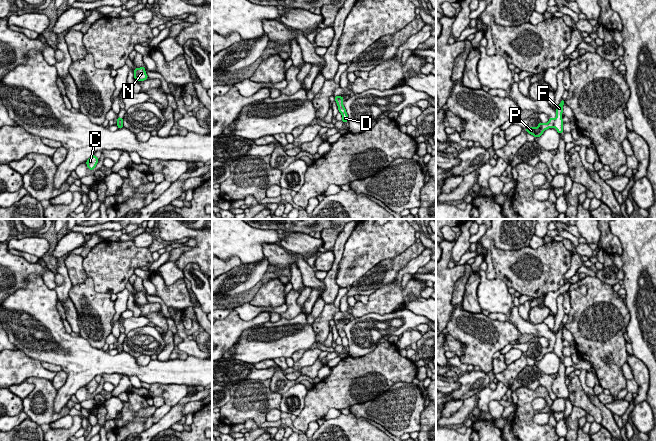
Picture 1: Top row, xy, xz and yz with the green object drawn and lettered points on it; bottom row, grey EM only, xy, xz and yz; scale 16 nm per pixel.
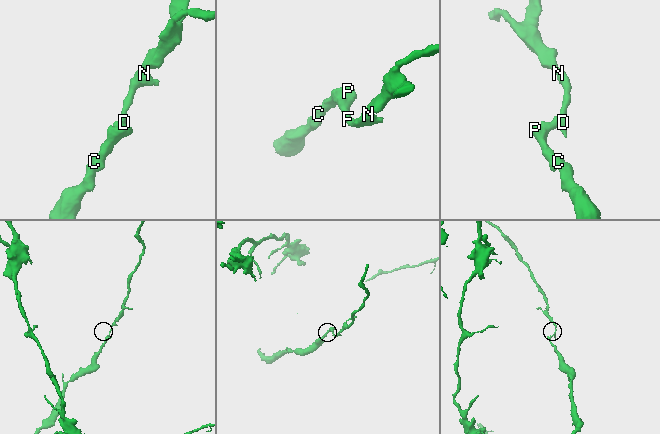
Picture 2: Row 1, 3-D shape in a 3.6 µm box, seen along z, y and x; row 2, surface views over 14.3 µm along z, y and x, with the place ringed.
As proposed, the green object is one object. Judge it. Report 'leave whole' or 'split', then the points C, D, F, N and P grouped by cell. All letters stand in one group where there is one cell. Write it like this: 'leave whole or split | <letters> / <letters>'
split | C P / D F N

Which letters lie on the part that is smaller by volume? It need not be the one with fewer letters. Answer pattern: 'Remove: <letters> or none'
Remove: C, P

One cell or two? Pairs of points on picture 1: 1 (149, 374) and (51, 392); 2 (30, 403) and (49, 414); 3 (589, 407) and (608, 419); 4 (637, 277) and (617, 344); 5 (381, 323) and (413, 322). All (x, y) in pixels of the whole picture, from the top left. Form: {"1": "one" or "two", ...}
{"1": "two", "2": "one", "3": "two", "4": "two", "5": "one"}

